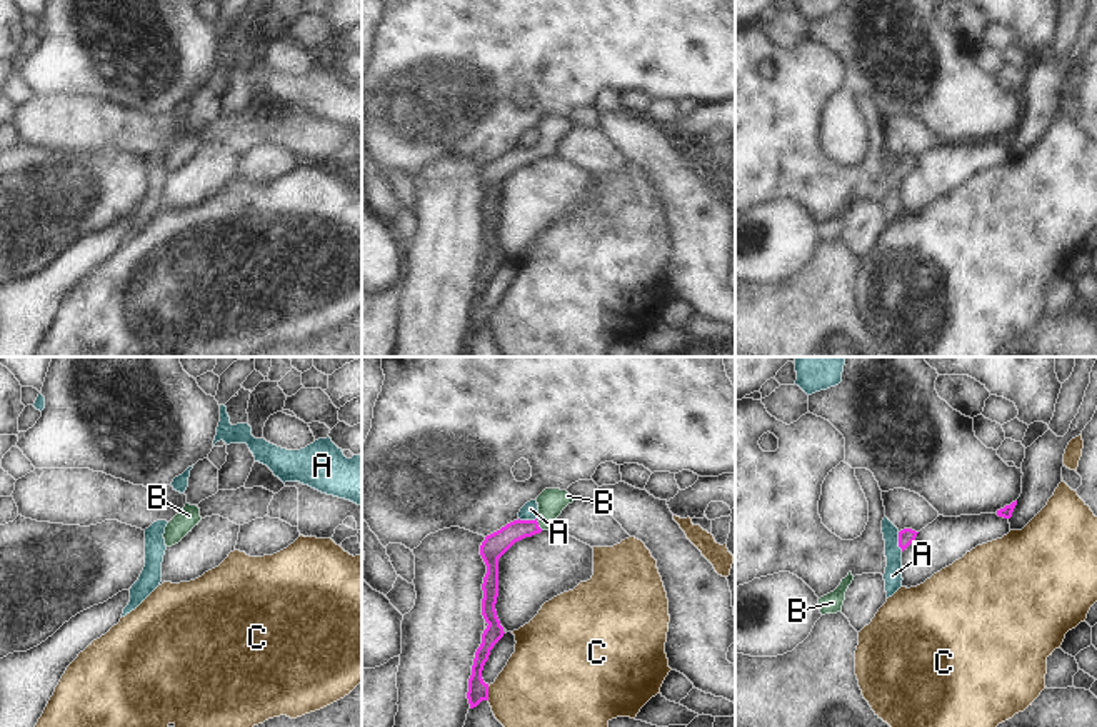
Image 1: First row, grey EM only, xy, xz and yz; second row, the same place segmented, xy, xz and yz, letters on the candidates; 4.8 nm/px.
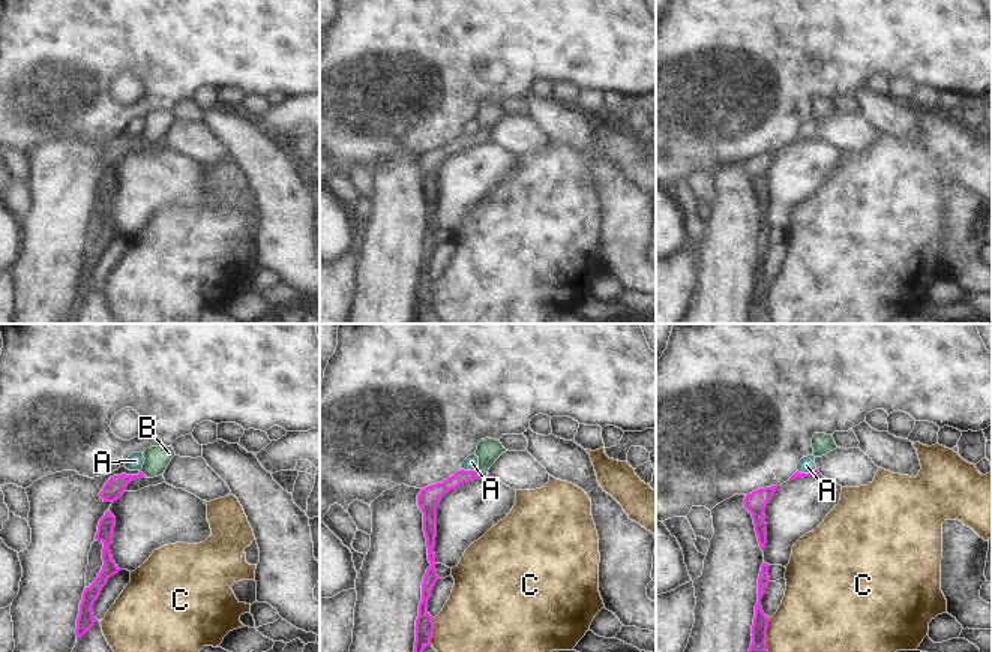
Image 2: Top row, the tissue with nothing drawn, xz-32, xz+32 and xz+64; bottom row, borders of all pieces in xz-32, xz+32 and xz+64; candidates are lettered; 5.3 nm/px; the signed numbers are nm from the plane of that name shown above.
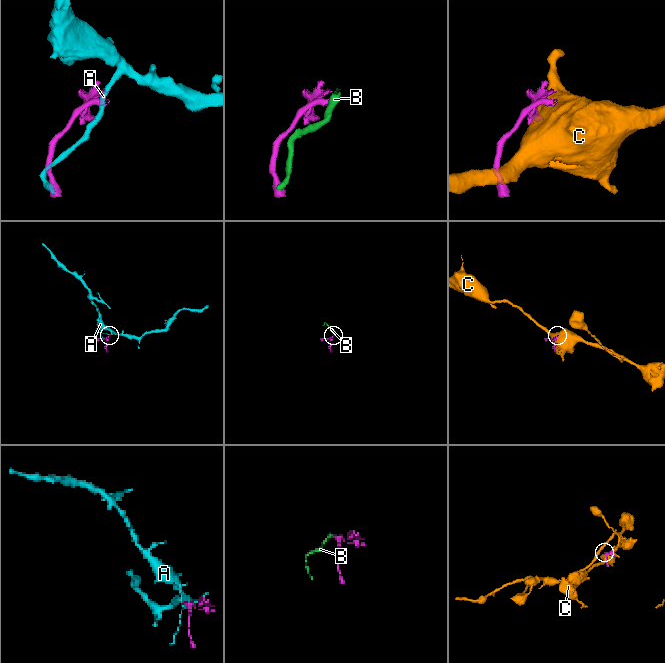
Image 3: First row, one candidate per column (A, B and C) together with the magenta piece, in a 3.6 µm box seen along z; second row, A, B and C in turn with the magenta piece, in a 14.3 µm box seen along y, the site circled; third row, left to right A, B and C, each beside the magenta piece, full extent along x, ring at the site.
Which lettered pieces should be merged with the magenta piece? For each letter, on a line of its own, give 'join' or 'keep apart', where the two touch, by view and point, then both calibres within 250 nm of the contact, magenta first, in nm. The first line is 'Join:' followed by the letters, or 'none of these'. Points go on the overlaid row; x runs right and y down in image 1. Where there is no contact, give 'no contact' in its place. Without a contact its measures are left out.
Join: B
A: keep apart | yz (899, 542) | 80/90 nm
B: join | xz (537, 524) | 120/130 nm
C: keep apart | xz (487, 692) | 100/380 nm

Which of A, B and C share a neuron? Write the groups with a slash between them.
A / B / C

